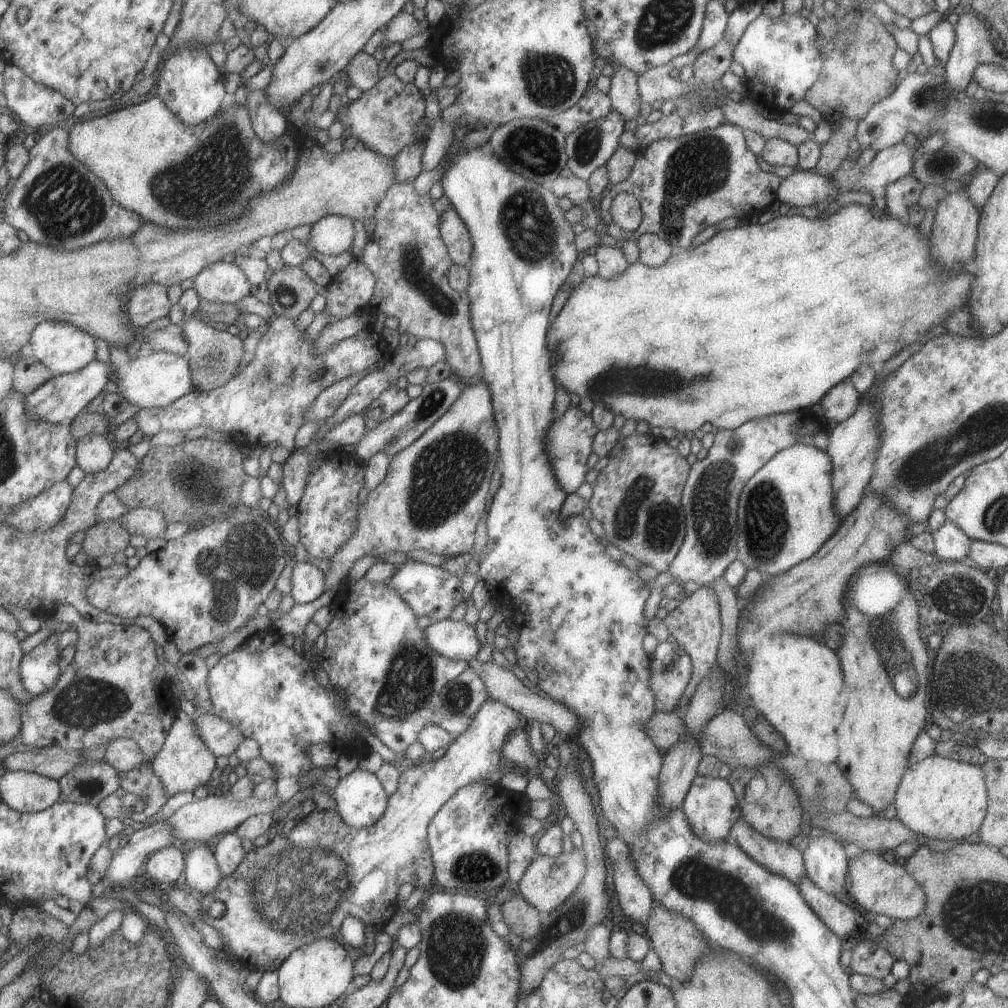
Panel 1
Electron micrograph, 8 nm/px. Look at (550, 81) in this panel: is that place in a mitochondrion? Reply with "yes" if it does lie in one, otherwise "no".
yes

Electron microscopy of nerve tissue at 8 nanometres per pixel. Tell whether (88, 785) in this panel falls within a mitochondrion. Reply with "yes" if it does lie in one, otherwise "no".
yes

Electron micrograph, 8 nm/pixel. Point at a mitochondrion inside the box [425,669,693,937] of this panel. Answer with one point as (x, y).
(479, 869)

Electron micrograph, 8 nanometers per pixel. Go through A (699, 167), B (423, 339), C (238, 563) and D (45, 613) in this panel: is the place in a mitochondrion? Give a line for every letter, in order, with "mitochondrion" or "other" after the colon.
A: mitochondrion
B: other
C: mitochondrion
D: other

